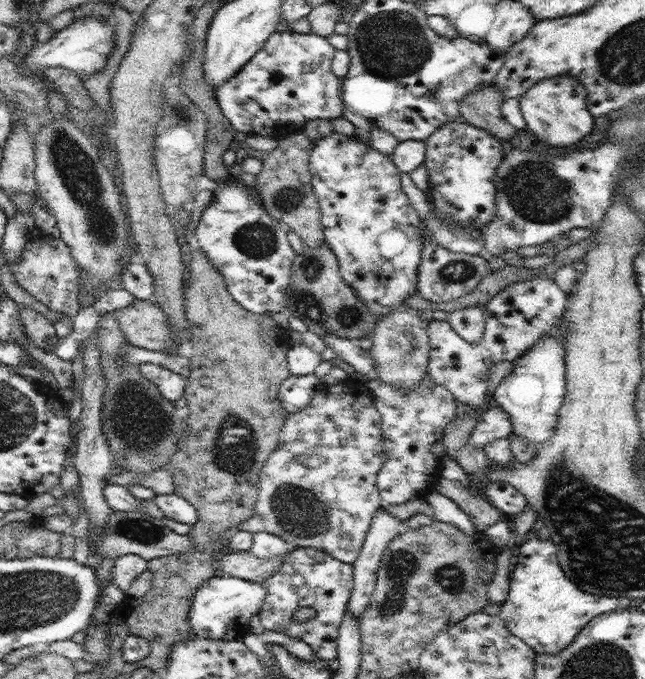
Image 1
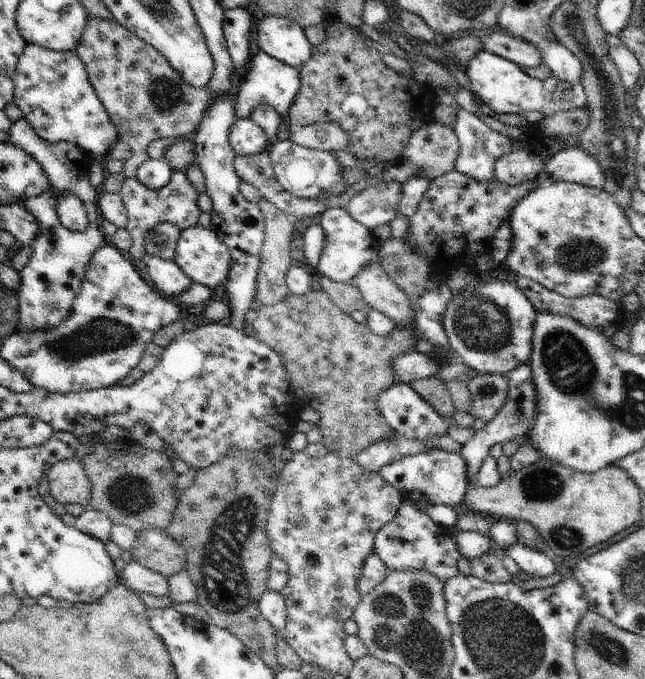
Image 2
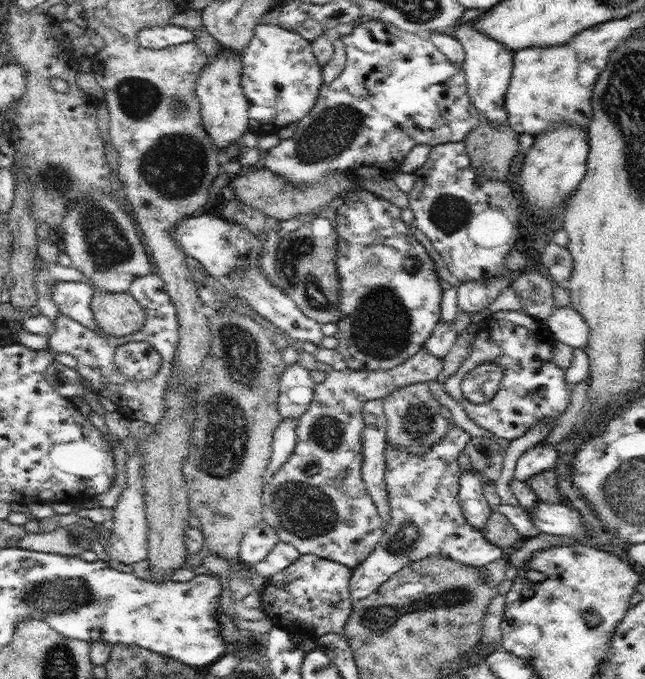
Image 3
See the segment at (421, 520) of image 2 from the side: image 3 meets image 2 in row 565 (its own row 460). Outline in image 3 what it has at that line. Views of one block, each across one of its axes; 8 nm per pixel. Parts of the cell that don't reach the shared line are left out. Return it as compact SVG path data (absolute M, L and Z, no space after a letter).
M450 421L444 437L432 443L426 453L408 453L404 447L387 443L385 483L390 505L390 522L385 525L384 535L366 560L353 568L349 588L352 600L362 600L372 594L408 565L430 555L448 557L480 567L482 577L486 577L486 565L502 558L502 548L486 540L482 531L474 529L464 516L459 502L460 464L458 454L465 450L471 436L464 428Z

